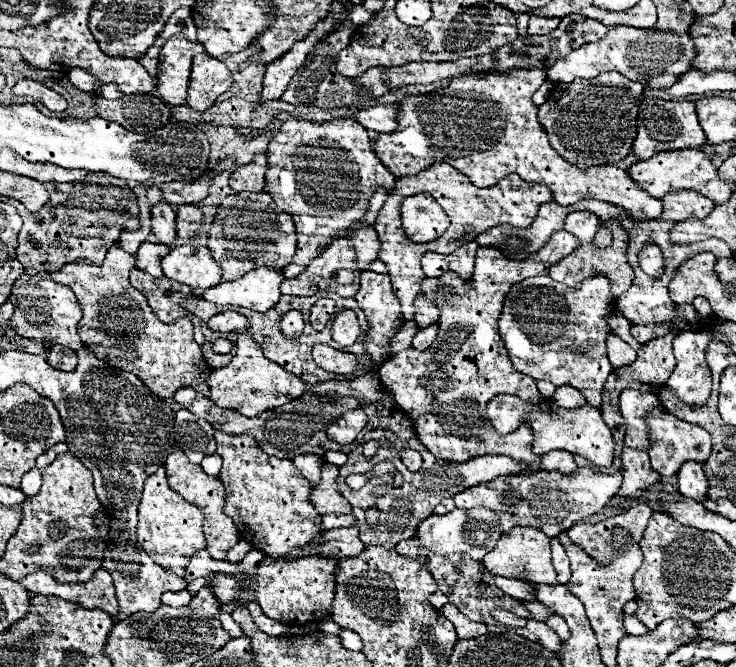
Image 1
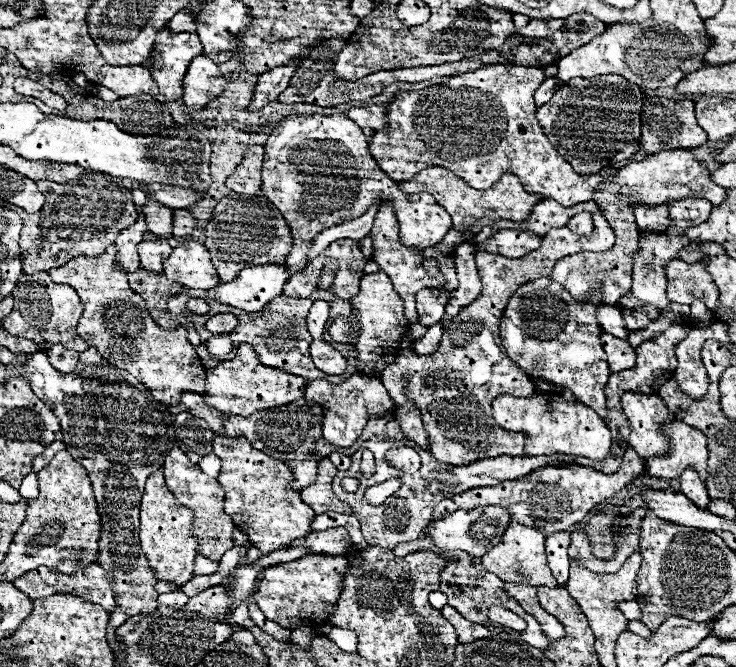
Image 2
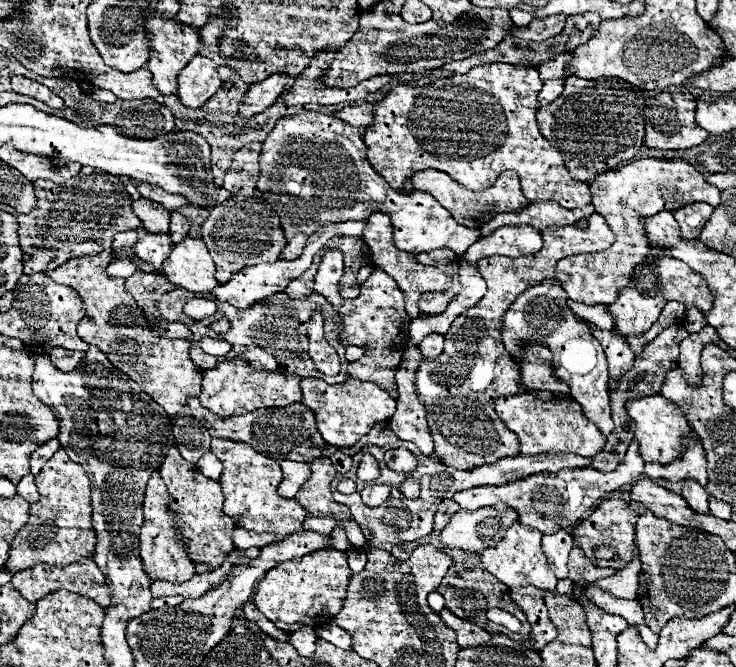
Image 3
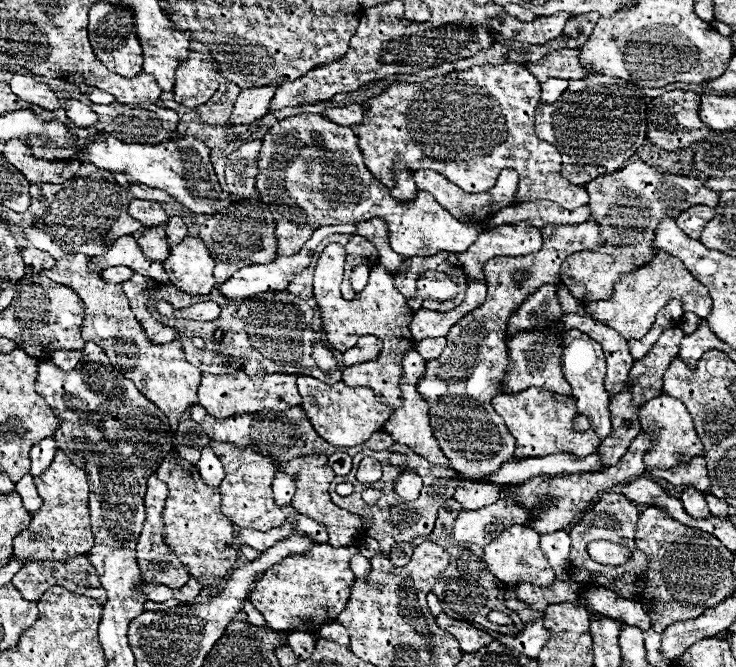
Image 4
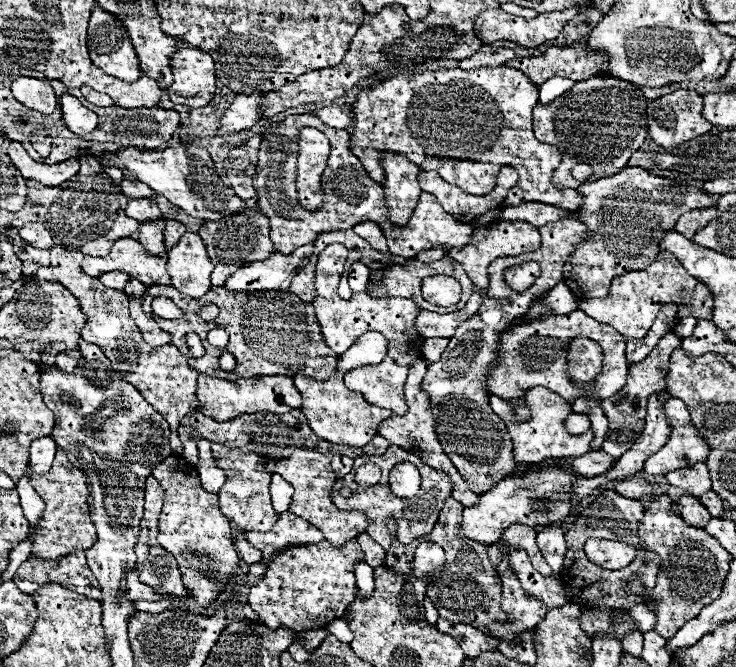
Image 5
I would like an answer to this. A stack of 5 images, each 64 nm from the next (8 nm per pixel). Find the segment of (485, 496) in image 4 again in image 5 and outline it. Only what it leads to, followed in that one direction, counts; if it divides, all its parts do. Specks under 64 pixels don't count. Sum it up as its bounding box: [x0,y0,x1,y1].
[378,360,480,506]

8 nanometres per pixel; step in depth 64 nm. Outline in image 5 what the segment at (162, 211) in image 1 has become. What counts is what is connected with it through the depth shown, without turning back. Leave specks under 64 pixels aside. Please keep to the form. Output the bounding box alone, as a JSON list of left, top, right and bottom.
[126,198,160,222]

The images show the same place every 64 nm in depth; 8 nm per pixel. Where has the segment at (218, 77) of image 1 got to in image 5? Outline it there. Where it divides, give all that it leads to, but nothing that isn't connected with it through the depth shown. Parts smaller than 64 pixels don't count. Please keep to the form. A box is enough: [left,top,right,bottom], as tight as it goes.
[168,48,216,108]

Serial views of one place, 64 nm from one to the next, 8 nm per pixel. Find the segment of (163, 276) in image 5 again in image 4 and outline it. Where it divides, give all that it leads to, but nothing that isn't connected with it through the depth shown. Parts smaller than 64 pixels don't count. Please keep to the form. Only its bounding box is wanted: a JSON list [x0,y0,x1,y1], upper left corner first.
[88,236,168,284]

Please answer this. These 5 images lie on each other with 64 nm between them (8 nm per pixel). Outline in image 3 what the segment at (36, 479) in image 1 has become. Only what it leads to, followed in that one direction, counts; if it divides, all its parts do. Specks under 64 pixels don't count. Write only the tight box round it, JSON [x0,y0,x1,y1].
[16,474,40,504]

